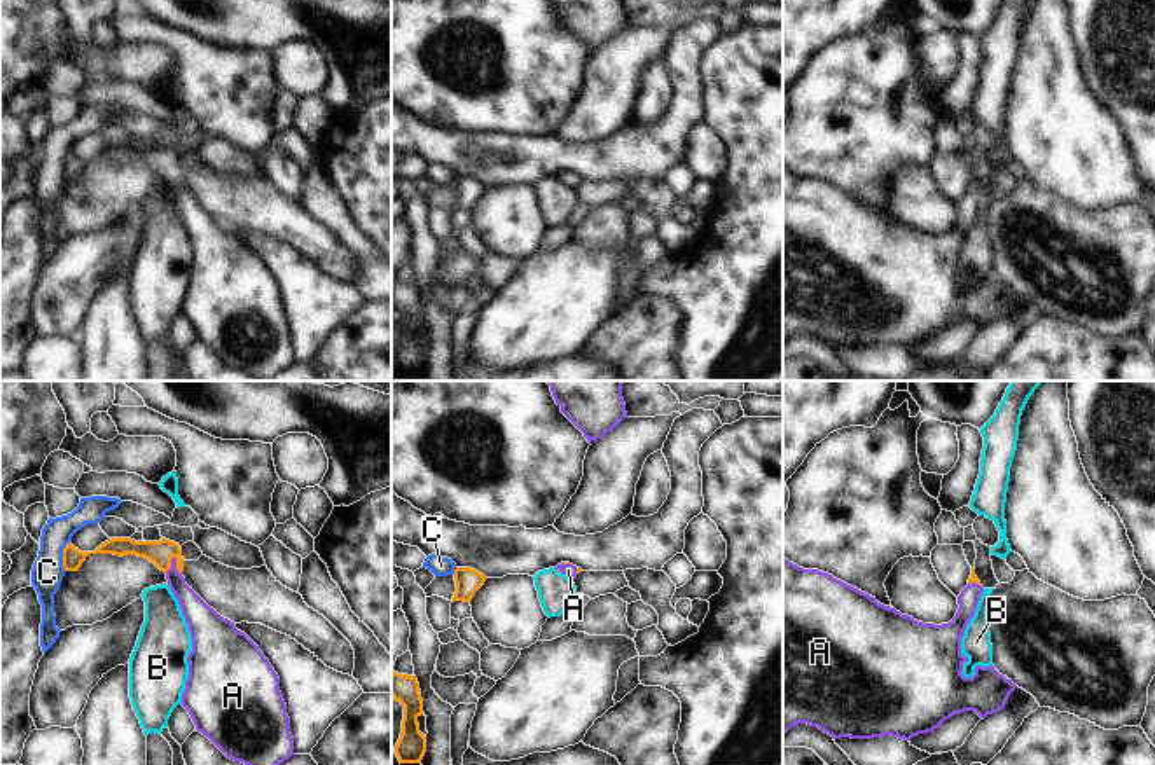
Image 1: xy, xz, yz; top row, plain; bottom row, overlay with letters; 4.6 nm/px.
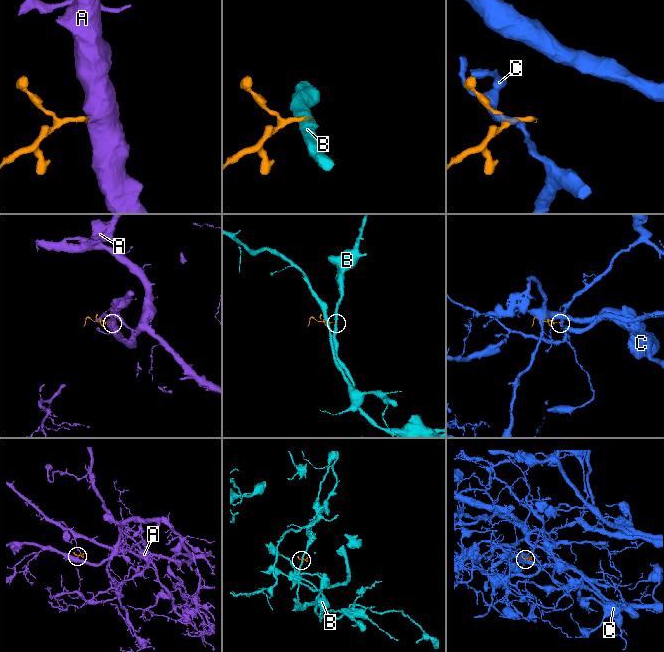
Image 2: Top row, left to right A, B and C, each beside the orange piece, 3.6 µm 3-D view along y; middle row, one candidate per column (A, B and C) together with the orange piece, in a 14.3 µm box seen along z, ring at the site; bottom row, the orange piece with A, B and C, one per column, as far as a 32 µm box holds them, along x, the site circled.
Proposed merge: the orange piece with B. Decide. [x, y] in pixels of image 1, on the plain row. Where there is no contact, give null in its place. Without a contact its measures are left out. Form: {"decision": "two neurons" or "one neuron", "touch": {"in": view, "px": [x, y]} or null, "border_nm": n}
{"decision": "two neurons", "touch": {"in": "xz", "px": [558, 180]}, "border_nm": 30}

